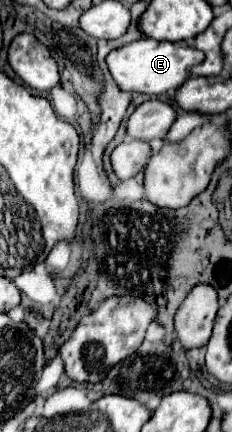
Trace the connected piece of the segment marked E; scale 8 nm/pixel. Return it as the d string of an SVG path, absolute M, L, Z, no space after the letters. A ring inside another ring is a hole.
M142 38L108 54L108 68L122 90L144 92L154 96L166 94L170 90L176 92L190 78L190 68L200 62L204 62L204 52L200 52L198 48L194 48L192 42L186 40L158 42L158 40Z

